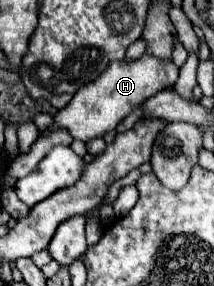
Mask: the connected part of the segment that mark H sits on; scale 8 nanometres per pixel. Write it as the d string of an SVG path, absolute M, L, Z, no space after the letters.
M144 54L136 62L112 62L98 80L80 88L70 104L56 112L54 124L40 134L48 134L50 130L66 130L74 140L82 142L88 142L92 138L104 138L104 134L112 132L120 124L120 120L124 120L138 104L166 90L168 86L174 86L176 78L178 68L172 62L160 62L150 54Z

